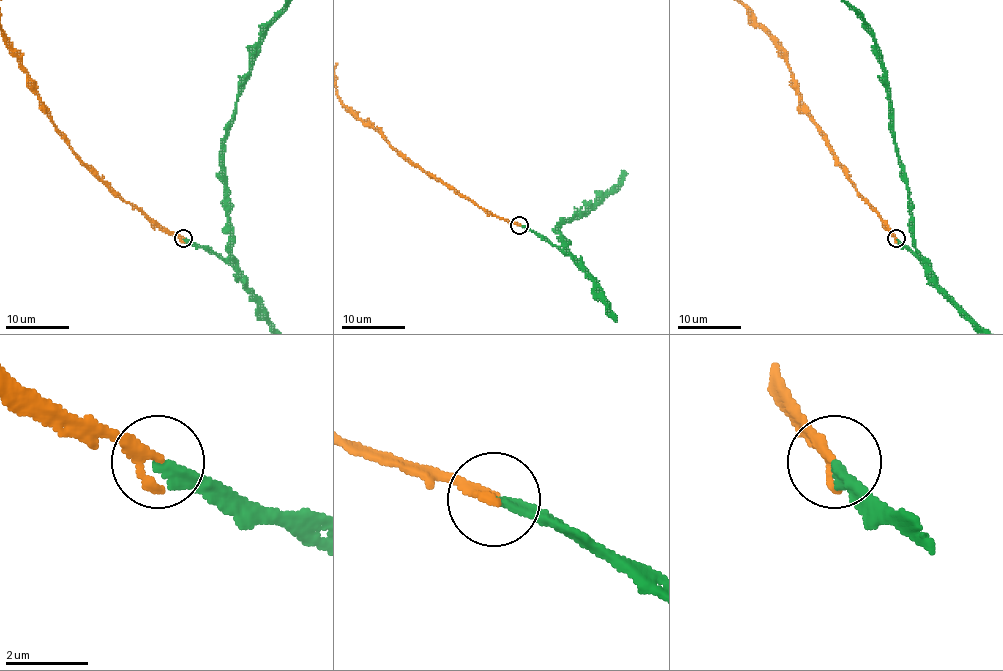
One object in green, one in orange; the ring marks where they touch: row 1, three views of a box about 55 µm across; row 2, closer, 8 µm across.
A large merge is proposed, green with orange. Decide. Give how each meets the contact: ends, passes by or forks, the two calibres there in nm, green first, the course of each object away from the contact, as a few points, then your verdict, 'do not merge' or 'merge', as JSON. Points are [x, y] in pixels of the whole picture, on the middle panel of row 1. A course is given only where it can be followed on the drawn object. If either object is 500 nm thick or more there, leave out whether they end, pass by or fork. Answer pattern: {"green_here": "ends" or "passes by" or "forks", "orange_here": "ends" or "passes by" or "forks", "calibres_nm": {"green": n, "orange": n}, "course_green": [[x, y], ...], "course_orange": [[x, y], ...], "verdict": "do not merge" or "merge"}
{"green_here": "ends", "orange_here": "passes by", "calibres_nm": {"green": 280, "orange": 190}, "course_orange": [[519, 225], [486, 213], [471, 200], [459, 195], [404, 158], [342, 102]], "verdict": "merge"}

